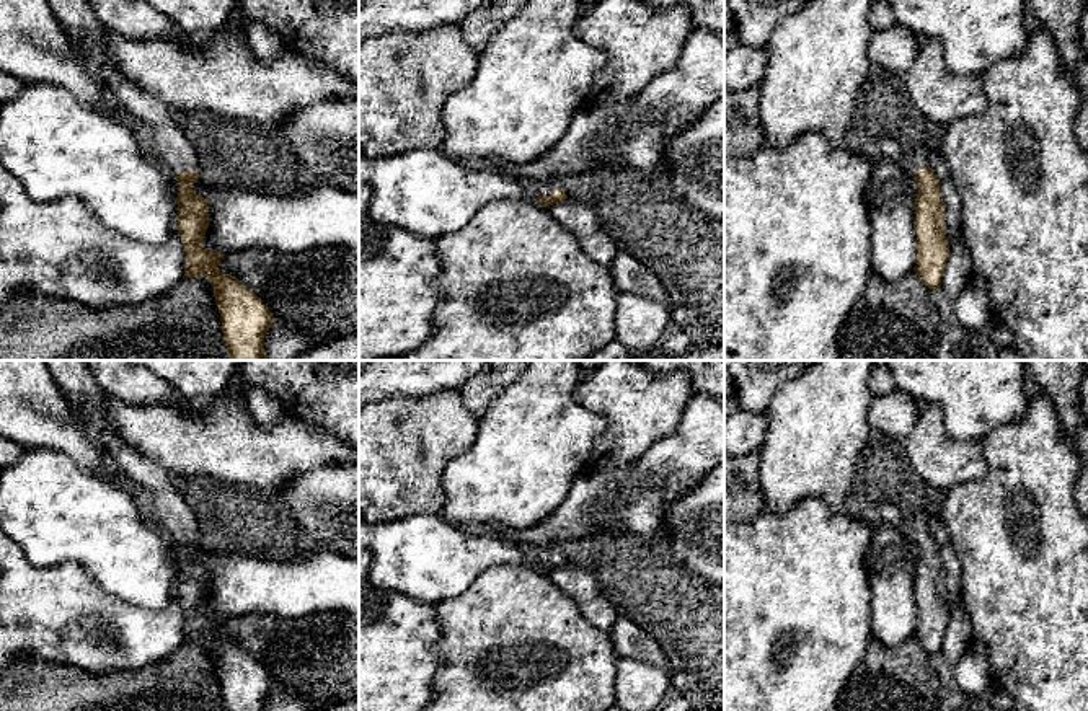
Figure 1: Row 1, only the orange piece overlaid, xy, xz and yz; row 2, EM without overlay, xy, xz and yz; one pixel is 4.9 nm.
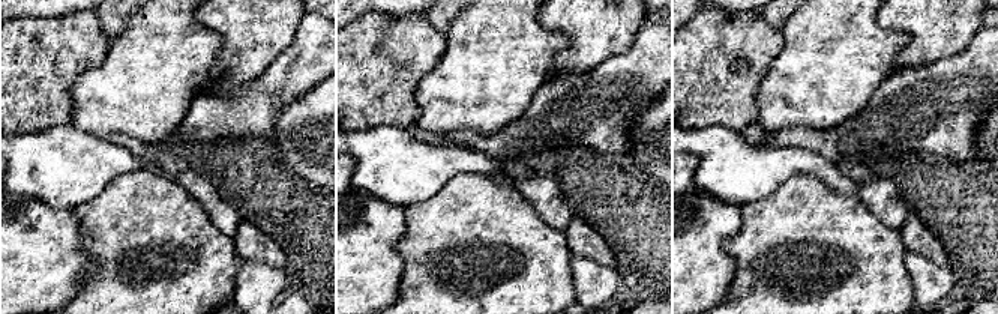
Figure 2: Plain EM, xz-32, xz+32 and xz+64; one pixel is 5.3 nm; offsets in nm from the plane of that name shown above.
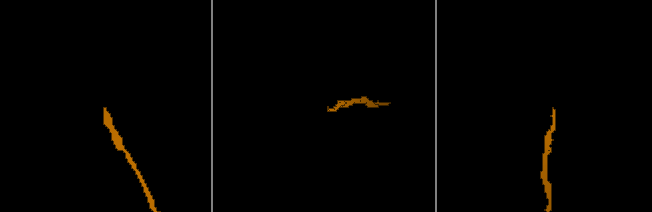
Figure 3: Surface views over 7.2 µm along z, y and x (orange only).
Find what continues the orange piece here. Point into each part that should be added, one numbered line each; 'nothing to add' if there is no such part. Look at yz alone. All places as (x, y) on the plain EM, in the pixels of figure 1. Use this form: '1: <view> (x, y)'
1: yz (920, 522)

